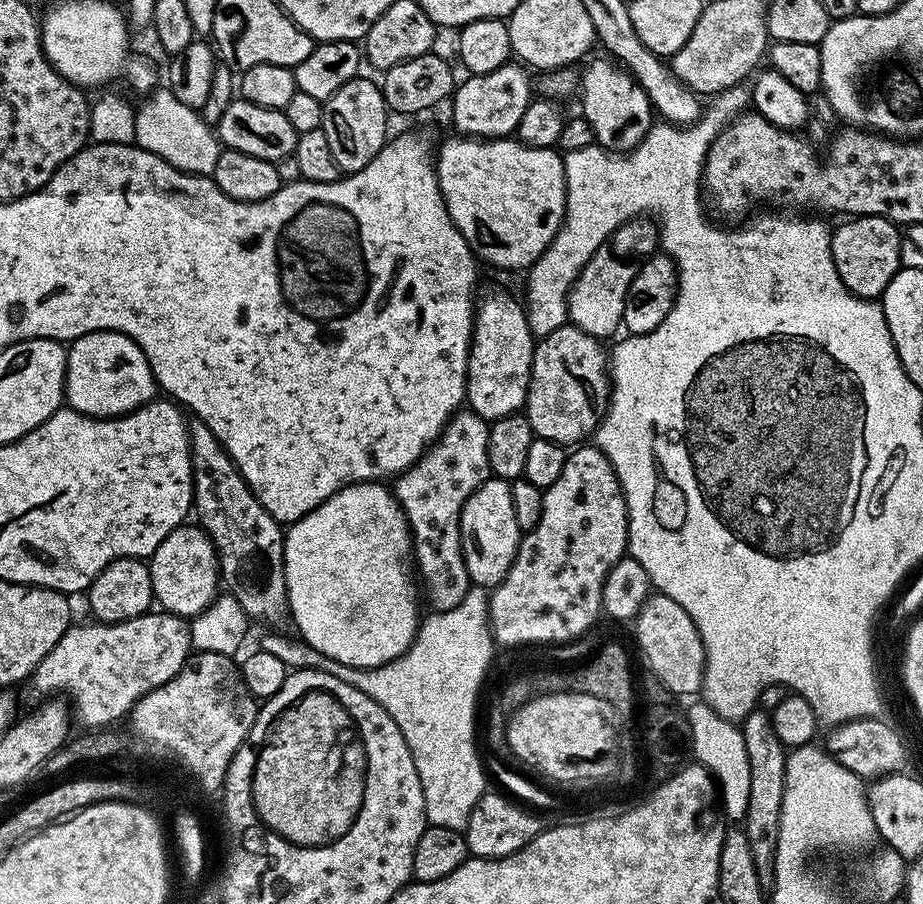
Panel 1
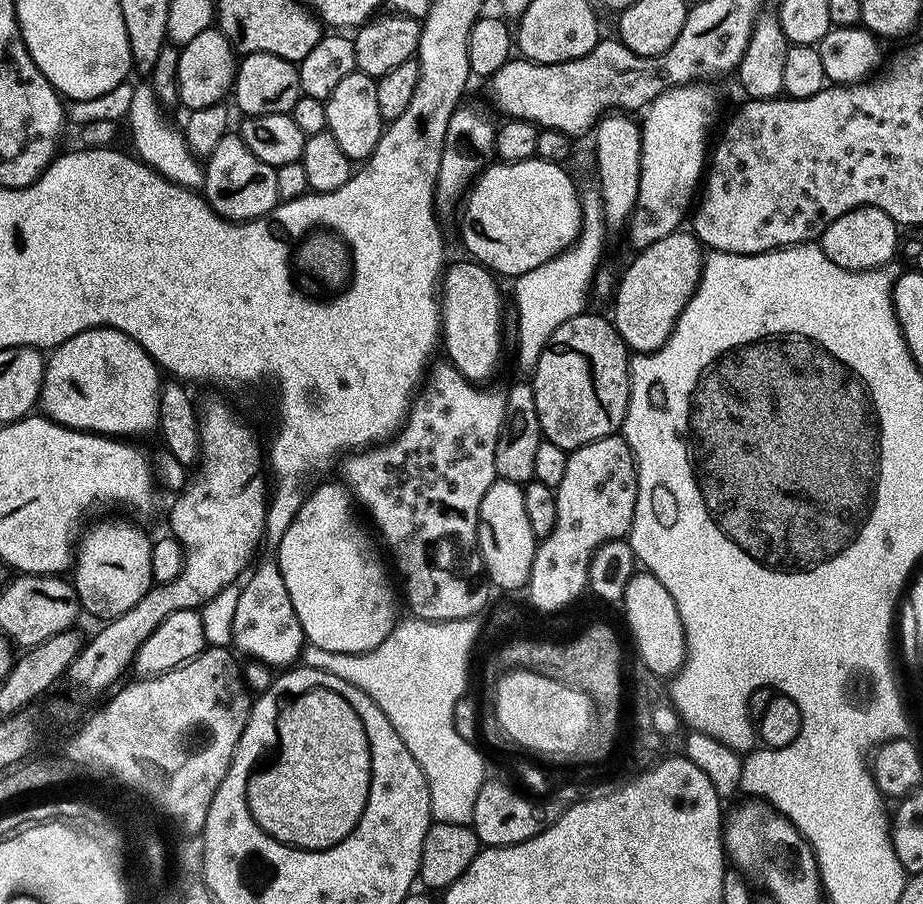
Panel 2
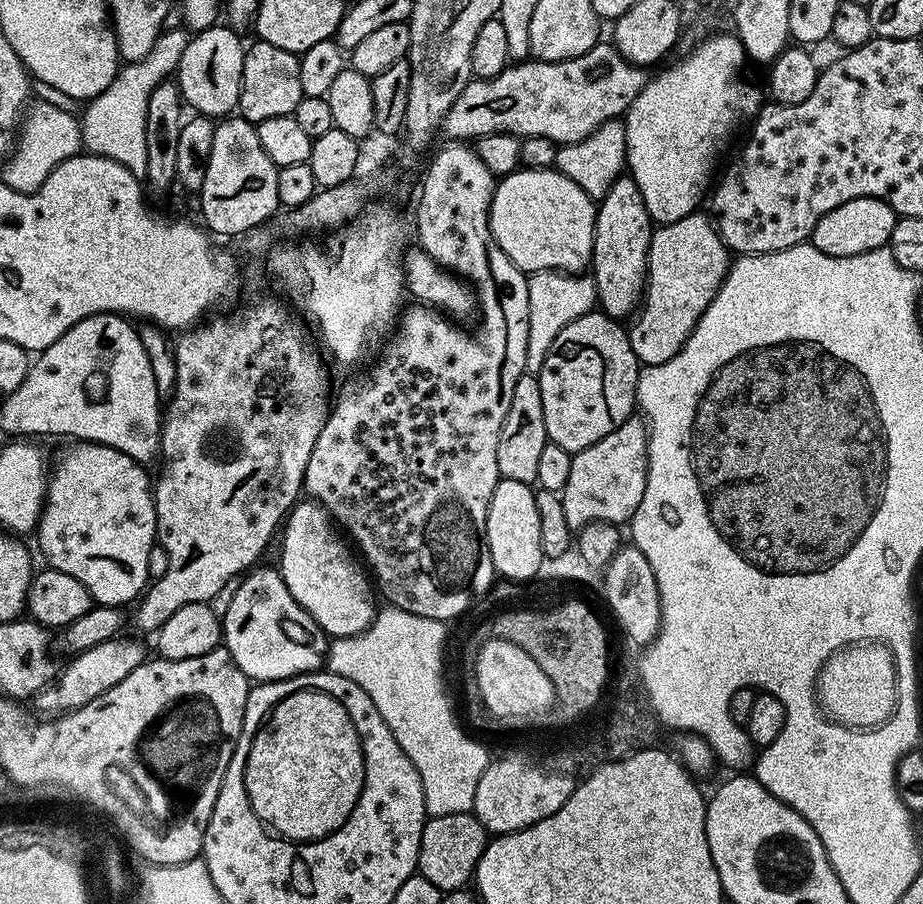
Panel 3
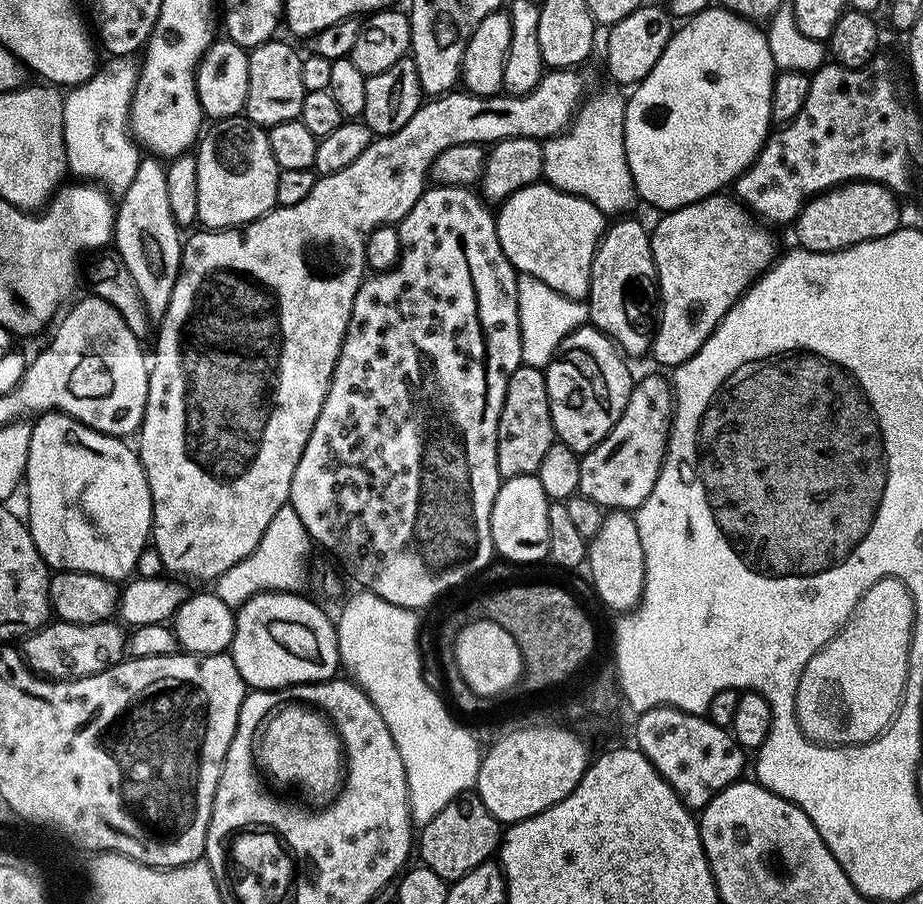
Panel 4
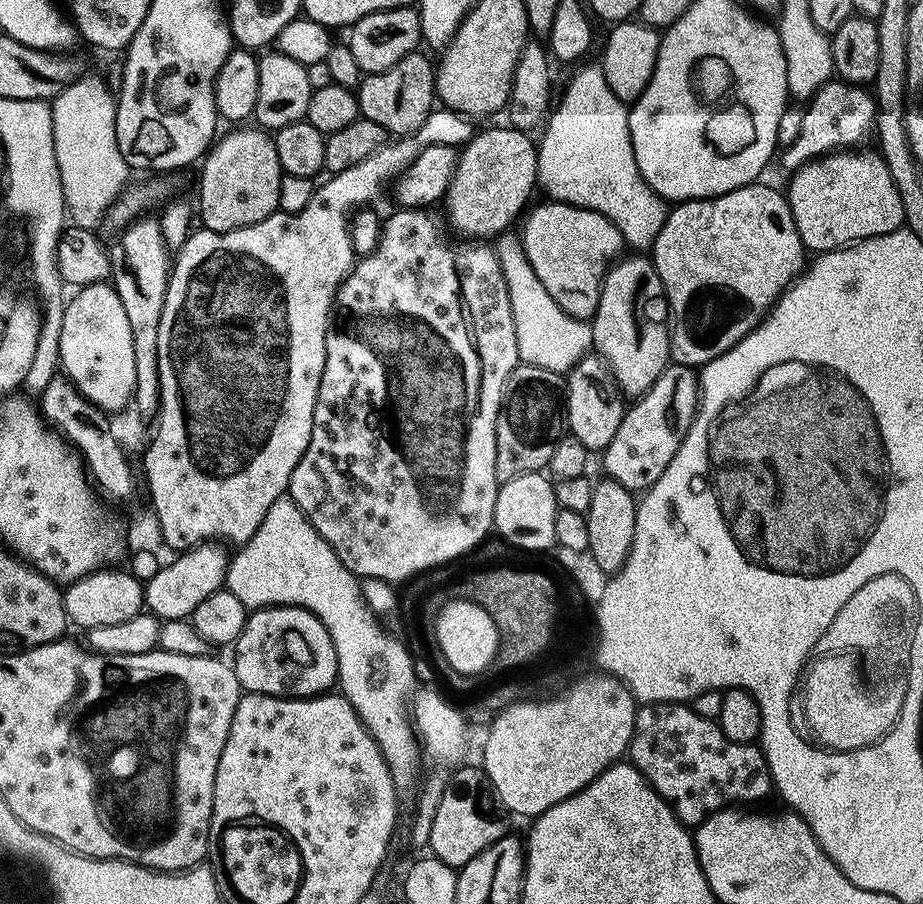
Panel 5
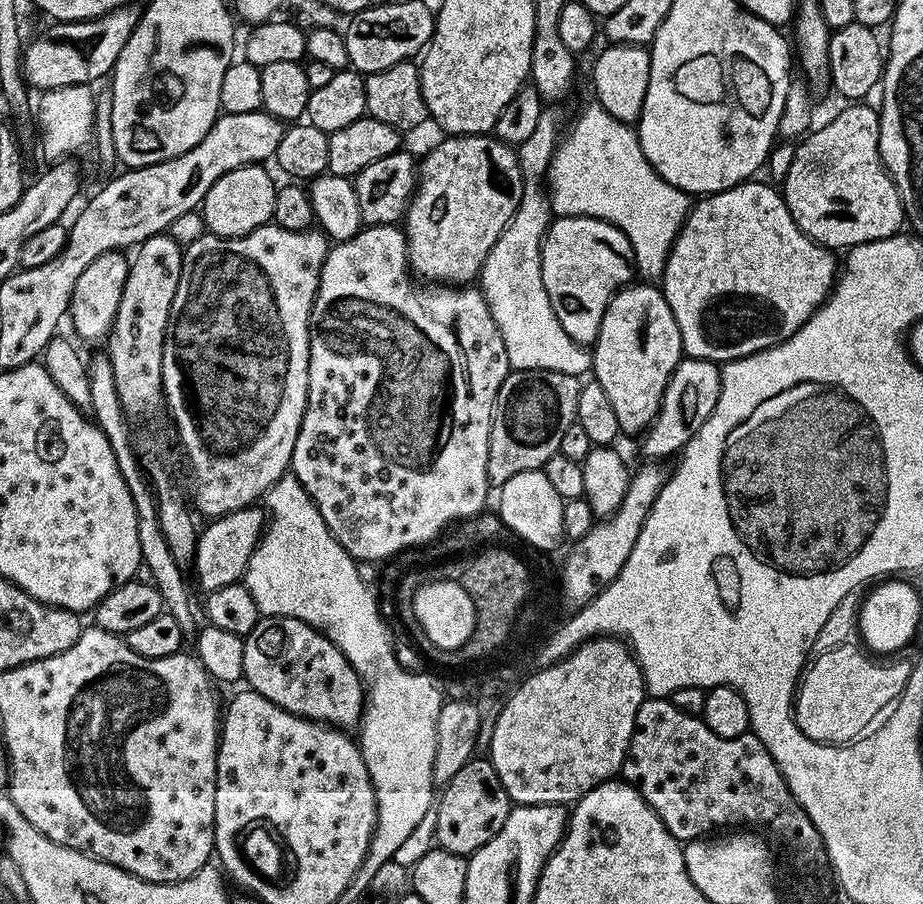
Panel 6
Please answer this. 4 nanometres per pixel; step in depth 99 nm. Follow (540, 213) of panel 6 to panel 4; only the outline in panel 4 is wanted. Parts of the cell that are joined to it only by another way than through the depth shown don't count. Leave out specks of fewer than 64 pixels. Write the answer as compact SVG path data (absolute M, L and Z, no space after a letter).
M522 274L517 277L519 282L519 322L522 334L522 362L527 367L544 368L555 357L561 341L570 332L583 327L591 319L591 309L587 303L573 301L560 292L546 286L541 280Z

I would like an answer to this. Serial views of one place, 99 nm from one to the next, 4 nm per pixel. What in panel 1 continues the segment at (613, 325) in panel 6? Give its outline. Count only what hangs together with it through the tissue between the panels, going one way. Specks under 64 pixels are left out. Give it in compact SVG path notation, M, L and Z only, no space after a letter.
M612 58L605 59L589 59L583 65L584 76L582 72L578 80L578 97L584 103L582 114L594 130L596 144L609 152L625 154L642 143L649 130L654 127L654 109L642 86L628 69Z

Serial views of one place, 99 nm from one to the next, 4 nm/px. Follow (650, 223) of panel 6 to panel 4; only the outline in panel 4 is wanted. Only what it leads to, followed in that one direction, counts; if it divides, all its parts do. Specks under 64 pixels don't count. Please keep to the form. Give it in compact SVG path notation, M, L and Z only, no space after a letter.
M616 92L589 95L580 105L570 127L558 136L545 139L543 179L552 187L588 200L605 214L624 214L638 197L624 145L625 97Z

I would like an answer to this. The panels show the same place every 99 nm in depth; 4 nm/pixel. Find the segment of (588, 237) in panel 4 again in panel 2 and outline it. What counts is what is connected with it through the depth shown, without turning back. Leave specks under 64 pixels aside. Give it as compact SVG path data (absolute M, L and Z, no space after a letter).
M539 158L513 164L489 163L469 187L462 204L464 217L460 220L460 236L464 239L465 250L469 252L467 255L501 277L517 278L571 247L580 234L583 210L581 193L576 193L576 184L568 177L566 169Z

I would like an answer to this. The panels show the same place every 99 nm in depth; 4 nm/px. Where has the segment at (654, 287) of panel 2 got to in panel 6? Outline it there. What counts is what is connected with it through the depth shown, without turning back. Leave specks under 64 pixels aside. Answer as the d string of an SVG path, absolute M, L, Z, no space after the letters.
M753 178L691 205L662 277L662 291L682 334L684 356L693 360L740 360L788 340L832 295L838 264L831 251L809 238L794 222L783 195Z

